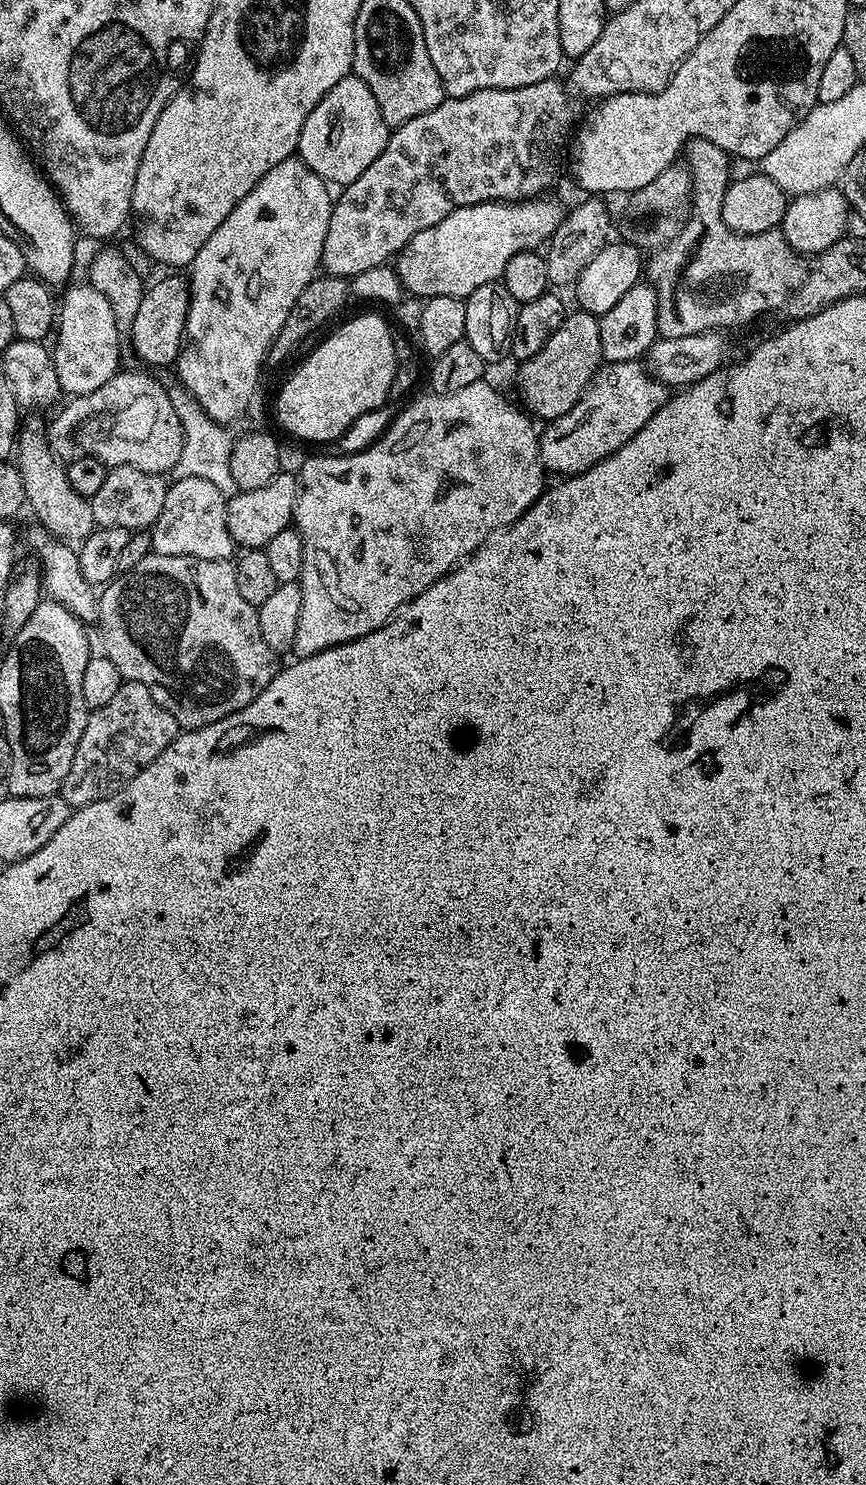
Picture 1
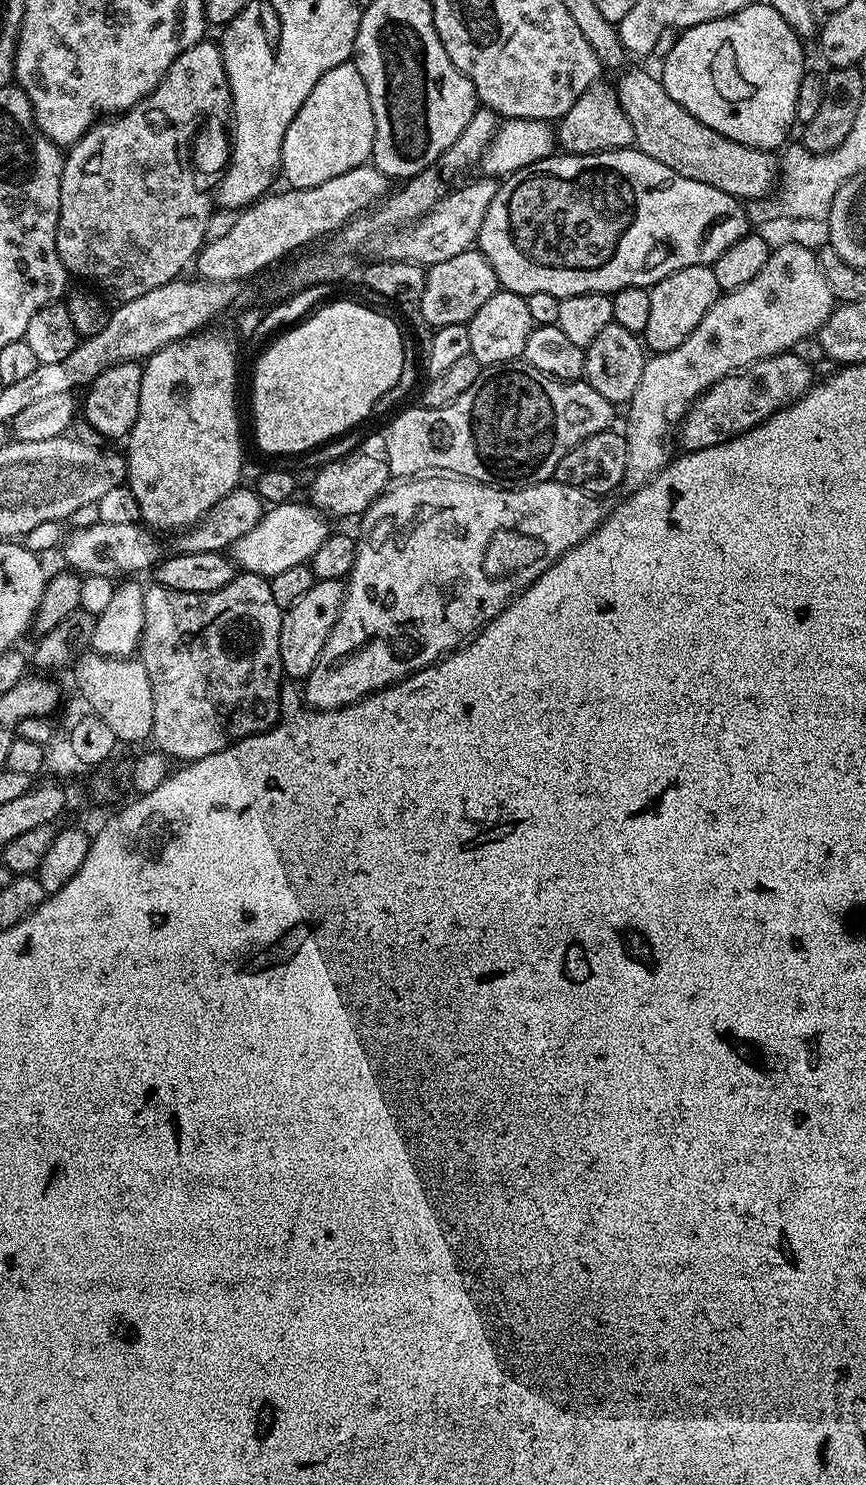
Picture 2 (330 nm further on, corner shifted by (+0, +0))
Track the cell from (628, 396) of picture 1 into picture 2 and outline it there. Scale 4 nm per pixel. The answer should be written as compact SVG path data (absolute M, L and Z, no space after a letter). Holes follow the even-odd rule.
M789 350L779 352L777 356L762 358L706 389L696 403L689 407L678 425L681 449L684 452L693 452L718 446L758 427L778 410L788 408L798 398L805 396L814 383L814 377L811 366L802 357L795 356L796 354Z

